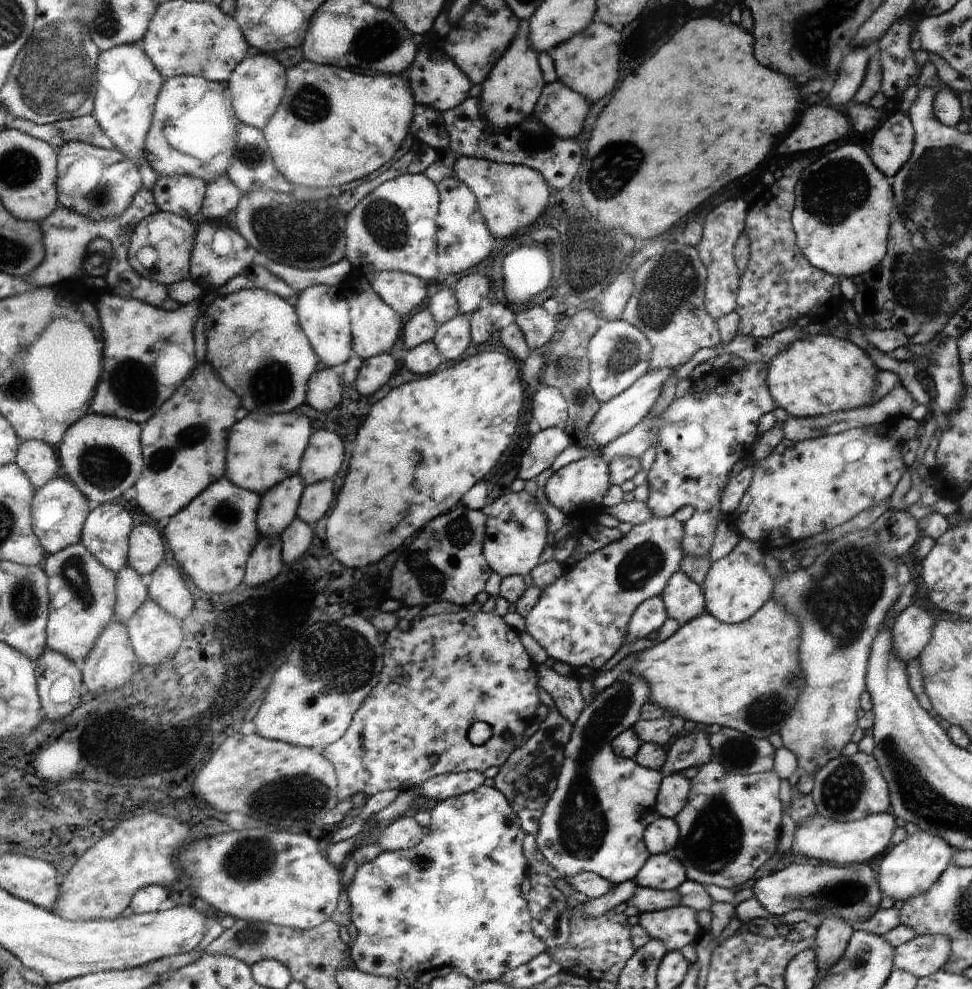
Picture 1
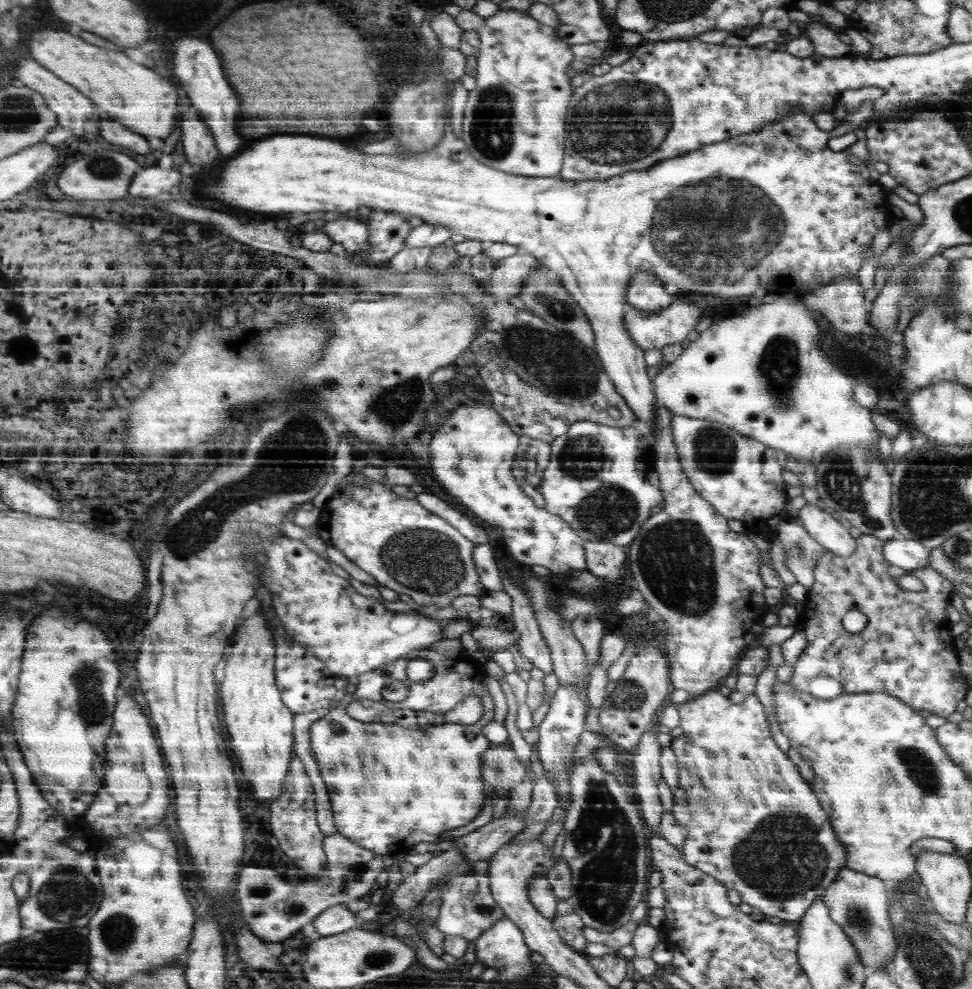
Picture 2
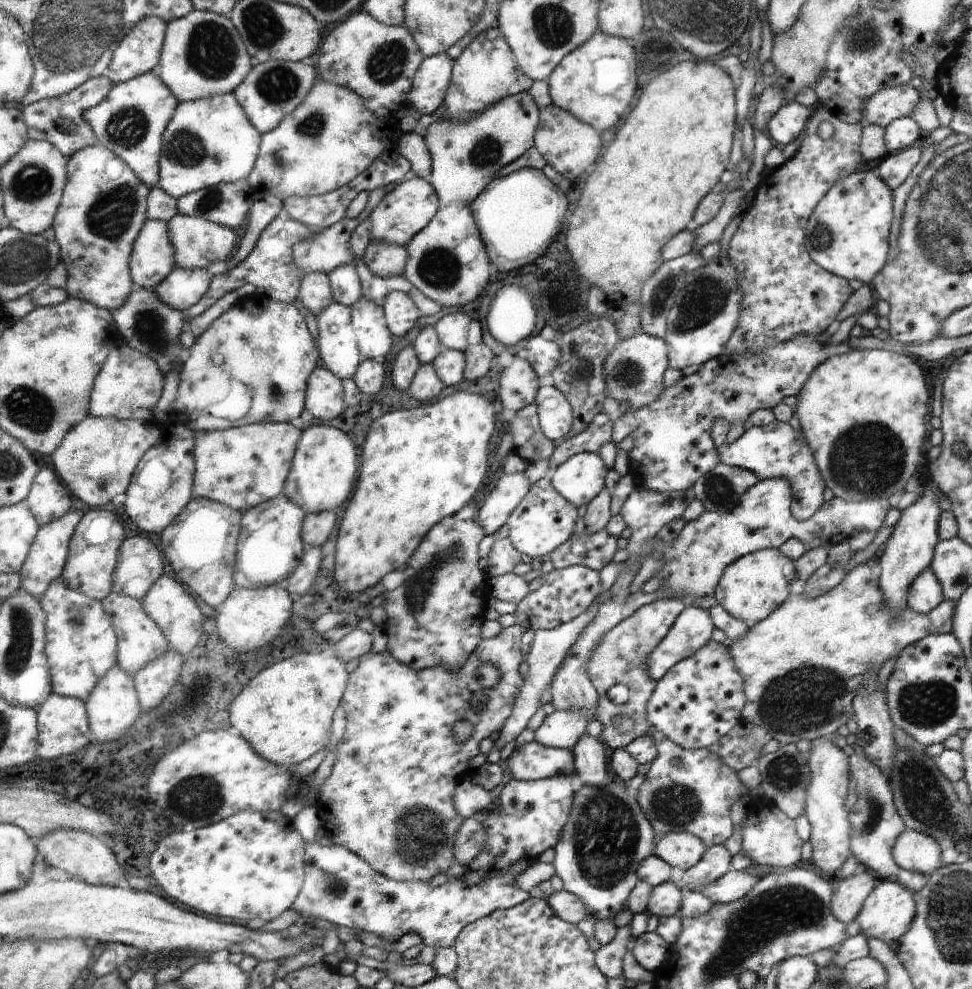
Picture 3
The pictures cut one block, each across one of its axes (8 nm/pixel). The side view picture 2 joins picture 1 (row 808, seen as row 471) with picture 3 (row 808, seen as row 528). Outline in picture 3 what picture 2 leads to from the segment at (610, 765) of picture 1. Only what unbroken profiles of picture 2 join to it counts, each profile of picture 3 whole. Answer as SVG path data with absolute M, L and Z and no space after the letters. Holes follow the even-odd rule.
M609 770L609 780L603 788L583 788L579 786L575 800L573 800L573 810L569 814L569 822L561 834L559 844L553 848L555 850L555 870L557 878L563 882L563 890L575 894L581 904L587 908L589 918L595 922L611 922L613 916L623 912L627 908L629 894L637 886L639 876L637 868L649 856L649 848L653 844L655 832L649 820L645 818L641 806L637 804L637 796L633 790L627 790L627 784Z

